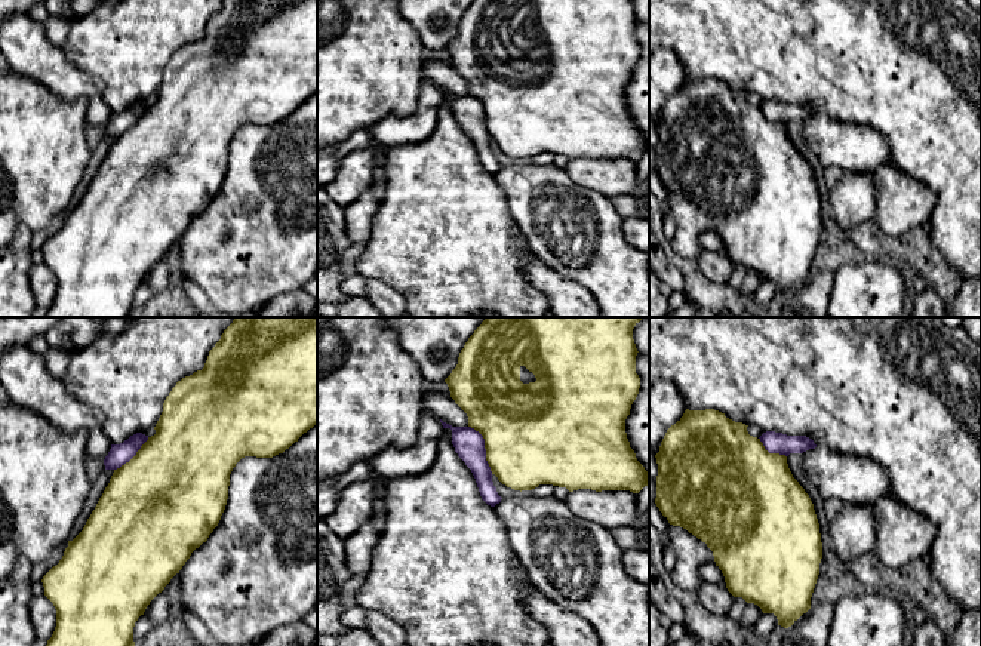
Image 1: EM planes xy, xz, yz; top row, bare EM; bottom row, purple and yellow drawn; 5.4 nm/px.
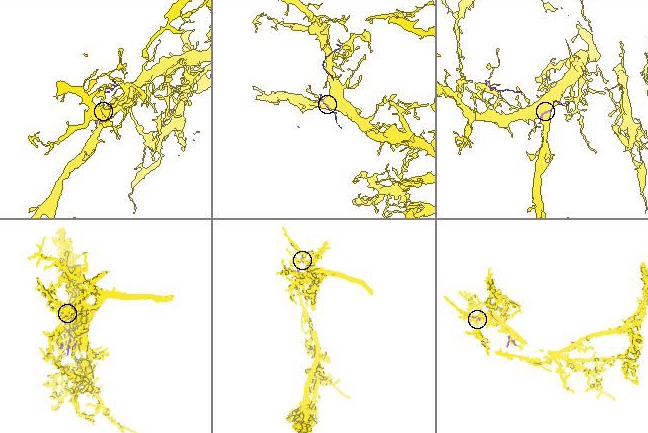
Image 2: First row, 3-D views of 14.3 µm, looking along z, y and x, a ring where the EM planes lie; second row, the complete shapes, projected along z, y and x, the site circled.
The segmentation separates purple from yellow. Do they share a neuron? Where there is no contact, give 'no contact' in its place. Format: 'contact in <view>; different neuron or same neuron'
contact in xz; same neuron

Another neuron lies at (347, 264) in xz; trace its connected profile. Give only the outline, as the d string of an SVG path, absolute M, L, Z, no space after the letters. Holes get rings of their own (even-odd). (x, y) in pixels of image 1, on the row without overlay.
M354 243L344 250L339 259L339 271L341 271L342 280L356 273L356 262L359 256L365 252L365 249L366 249L366 244Z

